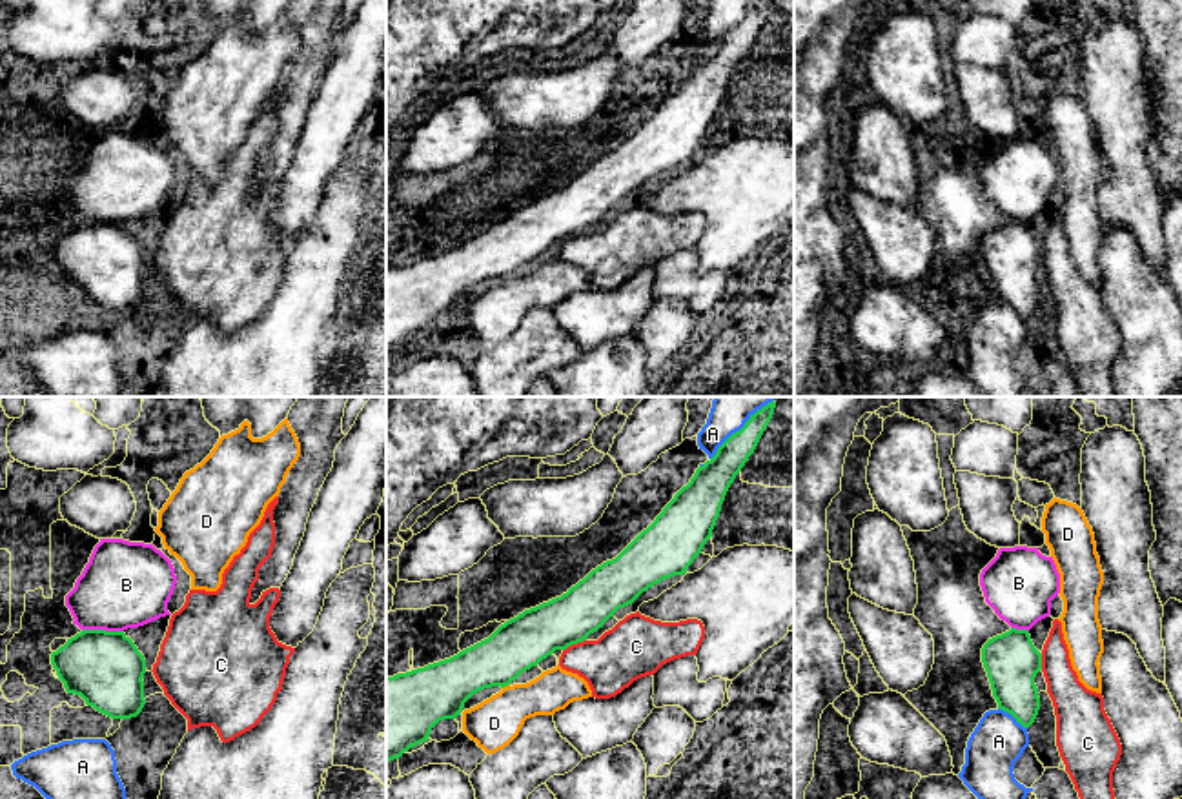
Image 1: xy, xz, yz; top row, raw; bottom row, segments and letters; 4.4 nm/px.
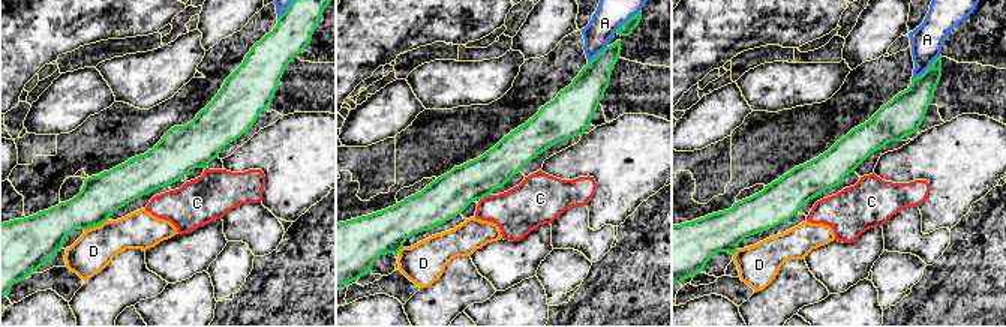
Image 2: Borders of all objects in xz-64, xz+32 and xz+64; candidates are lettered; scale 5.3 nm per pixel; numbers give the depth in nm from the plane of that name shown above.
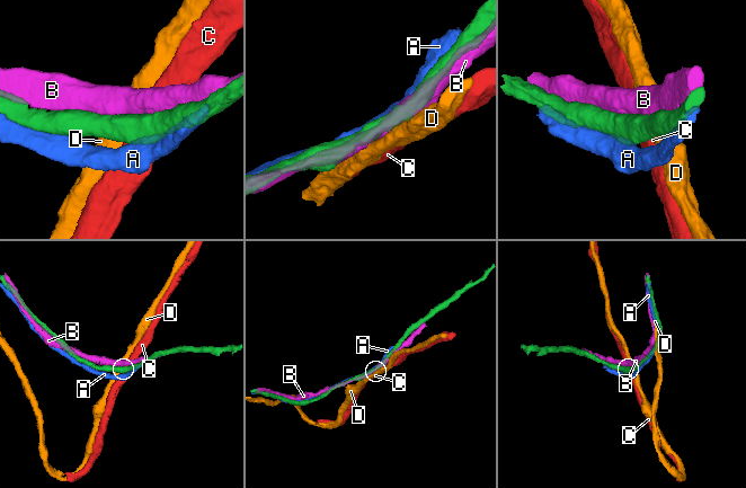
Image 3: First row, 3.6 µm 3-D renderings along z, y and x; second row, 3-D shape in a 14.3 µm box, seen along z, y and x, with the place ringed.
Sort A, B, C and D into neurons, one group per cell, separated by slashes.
A / B / C / D

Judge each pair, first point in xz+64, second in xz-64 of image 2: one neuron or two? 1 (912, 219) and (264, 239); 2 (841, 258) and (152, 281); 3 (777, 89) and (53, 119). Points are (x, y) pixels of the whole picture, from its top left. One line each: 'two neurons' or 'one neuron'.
1: one neuron
2: two neurons
3: two neurons

